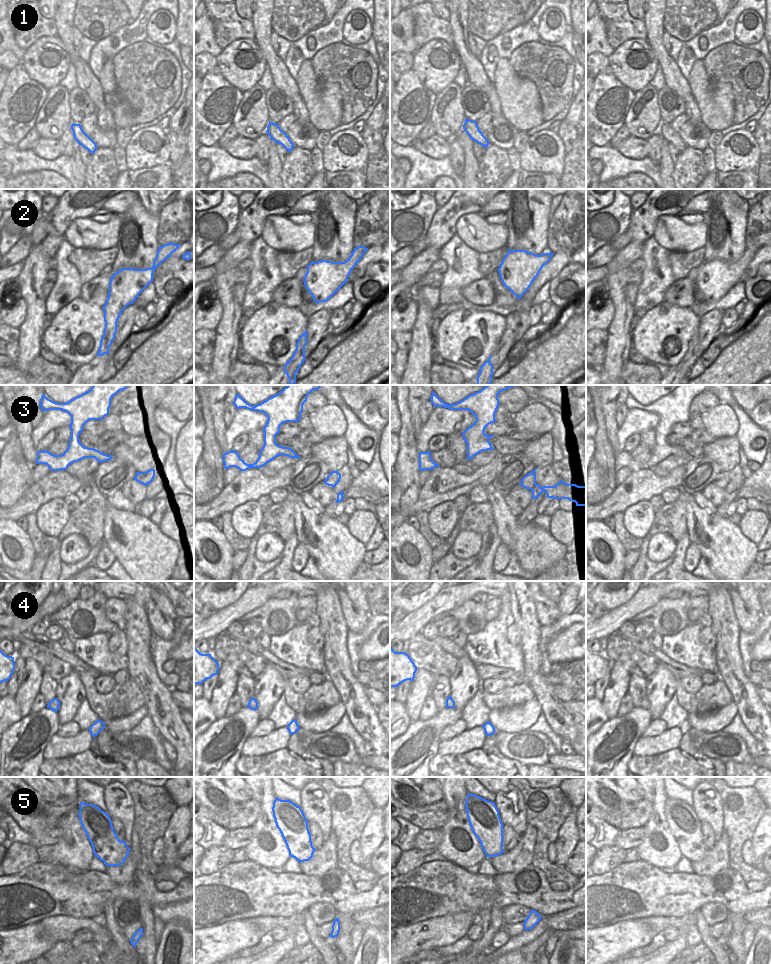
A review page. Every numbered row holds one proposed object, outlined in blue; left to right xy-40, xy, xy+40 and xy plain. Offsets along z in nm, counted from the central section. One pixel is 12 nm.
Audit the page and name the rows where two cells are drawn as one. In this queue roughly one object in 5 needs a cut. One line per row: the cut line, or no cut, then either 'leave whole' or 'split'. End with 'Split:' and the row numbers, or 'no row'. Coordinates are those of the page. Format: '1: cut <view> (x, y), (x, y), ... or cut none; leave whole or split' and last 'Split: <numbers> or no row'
1: cut xy+40 (465, 121), (471, 129), (478, 130); split
2: cut xy (349, 257), (356, 263); split
3: cut none; leave whole
4: cut none; leave whole
5: cut none; leave whole
Split: 1, 2

